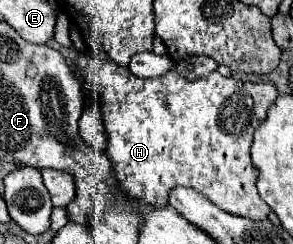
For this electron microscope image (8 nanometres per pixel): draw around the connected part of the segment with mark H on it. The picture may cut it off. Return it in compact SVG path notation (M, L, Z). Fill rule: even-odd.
M79 51L73 63L93 91L95 99L99 99L97 105L107 135L105 155L111 161L117 187L129 201L137 201L139 205L141 199L147 205L167 205L171 189L191 187L231 215L255 221L267 219L271 209L257 193L257 171L253 169L249 149L257 125L265 119L269 105L273 105L277 99L277 87L271 81L241 83L233 77L223 77L219 71L213 71L203 79L189 81L177 75L173 69L155 79L141 79L133 75L129 67L121 67L109 59L87 55L83 51Z

